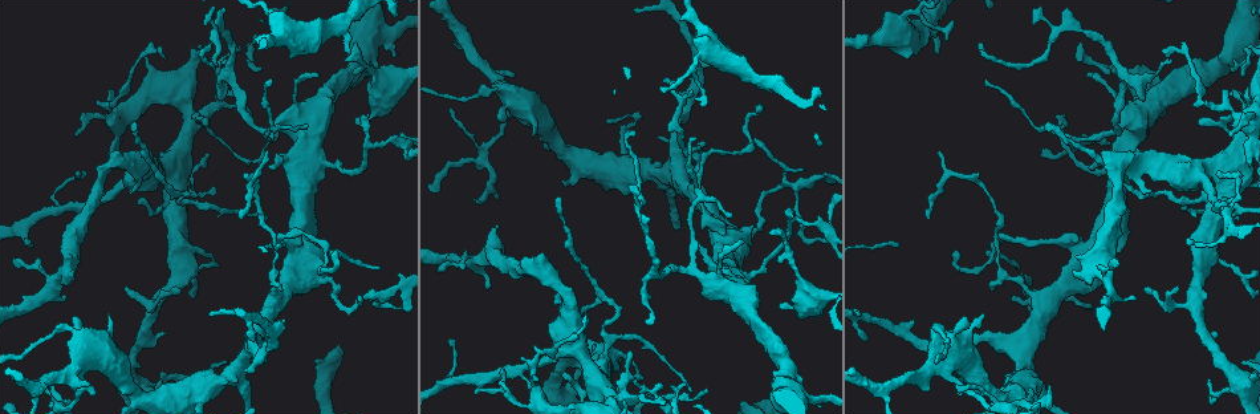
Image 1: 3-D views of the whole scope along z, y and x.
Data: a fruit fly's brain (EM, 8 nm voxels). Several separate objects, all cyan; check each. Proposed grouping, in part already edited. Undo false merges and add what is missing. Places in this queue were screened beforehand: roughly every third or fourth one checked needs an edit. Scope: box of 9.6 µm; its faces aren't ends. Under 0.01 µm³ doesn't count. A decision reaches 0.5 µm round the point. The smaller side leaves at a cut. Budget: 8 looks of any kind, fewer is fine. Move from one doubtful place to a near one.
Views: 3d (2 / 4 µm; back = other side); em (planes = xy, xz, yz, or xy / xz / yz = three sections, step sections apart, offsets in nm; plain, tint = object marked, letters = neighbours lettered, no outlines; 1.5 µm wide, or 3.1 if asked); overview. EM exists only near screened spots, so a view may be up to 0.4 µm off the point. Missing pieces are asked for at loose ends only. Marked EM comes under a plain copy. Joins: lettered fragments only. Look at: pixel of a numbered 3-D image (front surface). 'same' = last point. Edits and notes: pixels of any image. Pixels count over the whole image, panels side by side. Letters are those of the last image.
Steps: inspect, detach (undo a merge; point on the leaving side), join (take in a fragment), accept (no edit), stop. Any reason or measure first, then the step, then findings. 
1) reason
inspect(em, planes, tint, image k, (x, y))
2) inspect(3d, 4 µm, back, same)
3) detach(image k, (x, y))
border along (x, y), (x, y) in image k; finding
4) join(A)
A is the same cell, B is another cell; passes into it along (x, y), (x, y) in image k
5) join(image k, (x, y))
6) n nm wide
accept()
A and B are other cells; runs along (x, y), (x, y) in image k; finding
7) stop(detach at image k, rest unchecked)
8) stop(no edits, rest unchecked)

abrupt turn
inspect(3d, 2 µm, back, image 1, (672, 395))

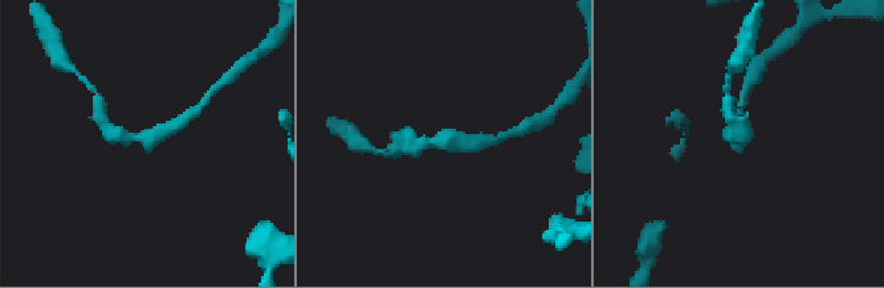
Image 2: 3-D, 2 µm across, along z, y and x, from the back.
inspect(em, planes, tint, image 2, (141, 134))

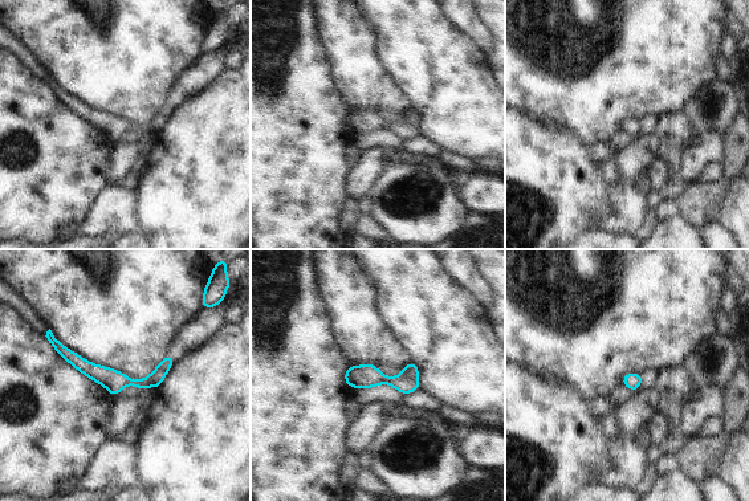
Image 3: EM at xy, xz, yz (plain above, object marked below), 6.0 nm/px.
what lies round it
inspect(em, planes, letters, same)

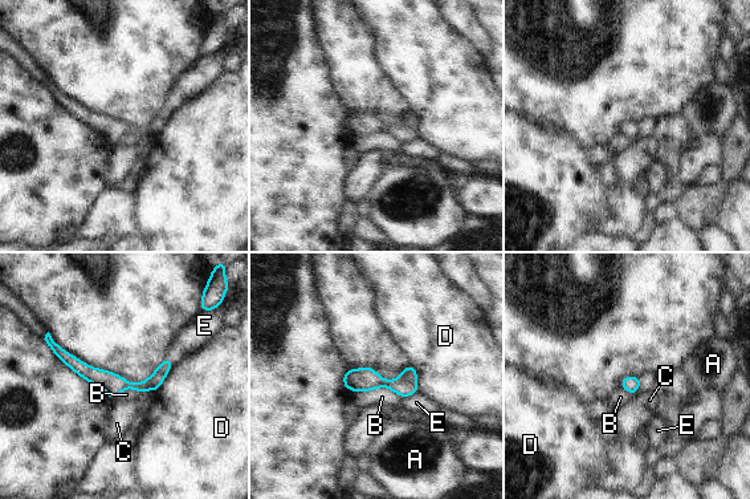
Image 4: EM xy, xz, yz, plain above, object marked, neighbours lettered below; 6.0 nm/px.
accept()
A, B, C, D and E are other cells; border along (353, 390), (386, 386), (402, 397) in image 4; one neuron here

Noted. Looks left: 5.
an open end
inspect(em, planes, tint, image 1, (271, 168))

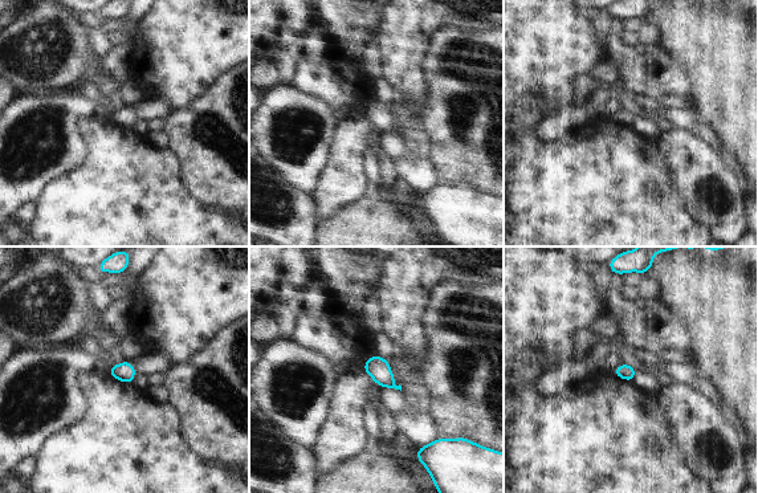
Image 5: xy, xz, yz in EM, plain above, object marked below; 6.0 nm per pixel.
inspect(em, planes, letters, same)

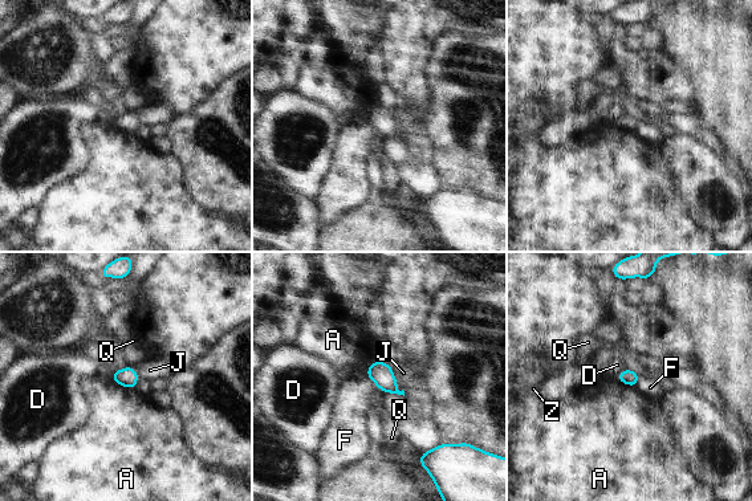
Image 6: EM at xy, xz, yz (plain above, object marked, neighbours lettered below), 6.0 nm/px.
accept()
A, D, F, J, Q and Z are other cells; none of them fits

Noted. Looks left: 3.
tapers out
inspect(3d, 2 µm, back, image 1, (980, 46))

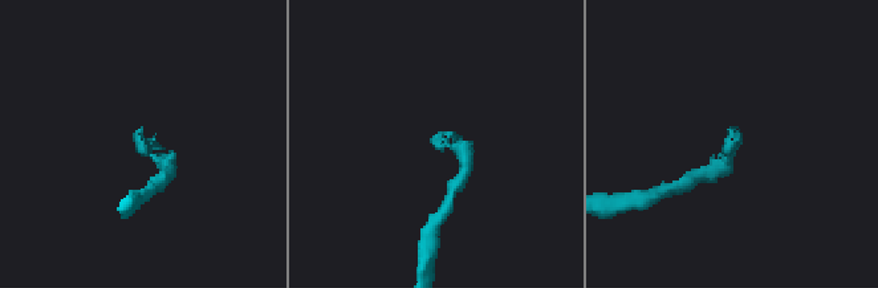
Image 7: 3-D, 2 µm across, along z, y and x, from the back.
shape alone is not enough
inspect(em, planes, letters, image 7, (437, 147))

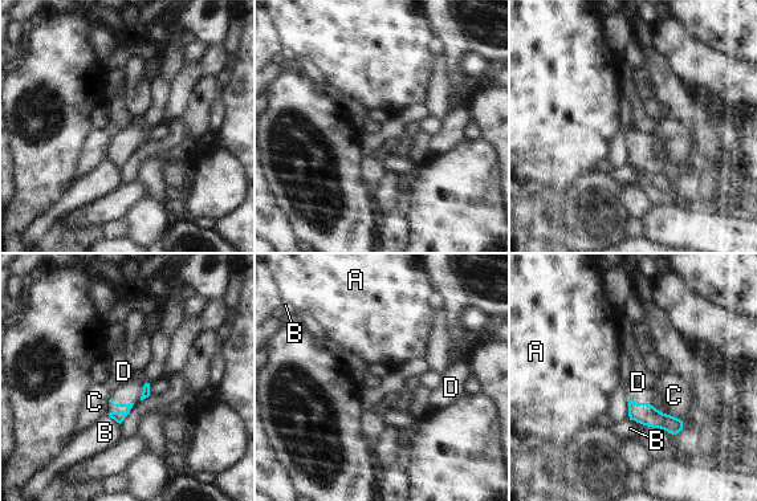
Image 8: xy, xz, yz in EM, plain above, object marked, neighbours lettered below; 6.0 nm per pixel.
accept()
A, B, C and D are other cells; border along (133, 402), (125, 411), (108, 414) in image 8; none of them fits

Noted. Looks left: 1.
stop(no edits, rest unchecked)

